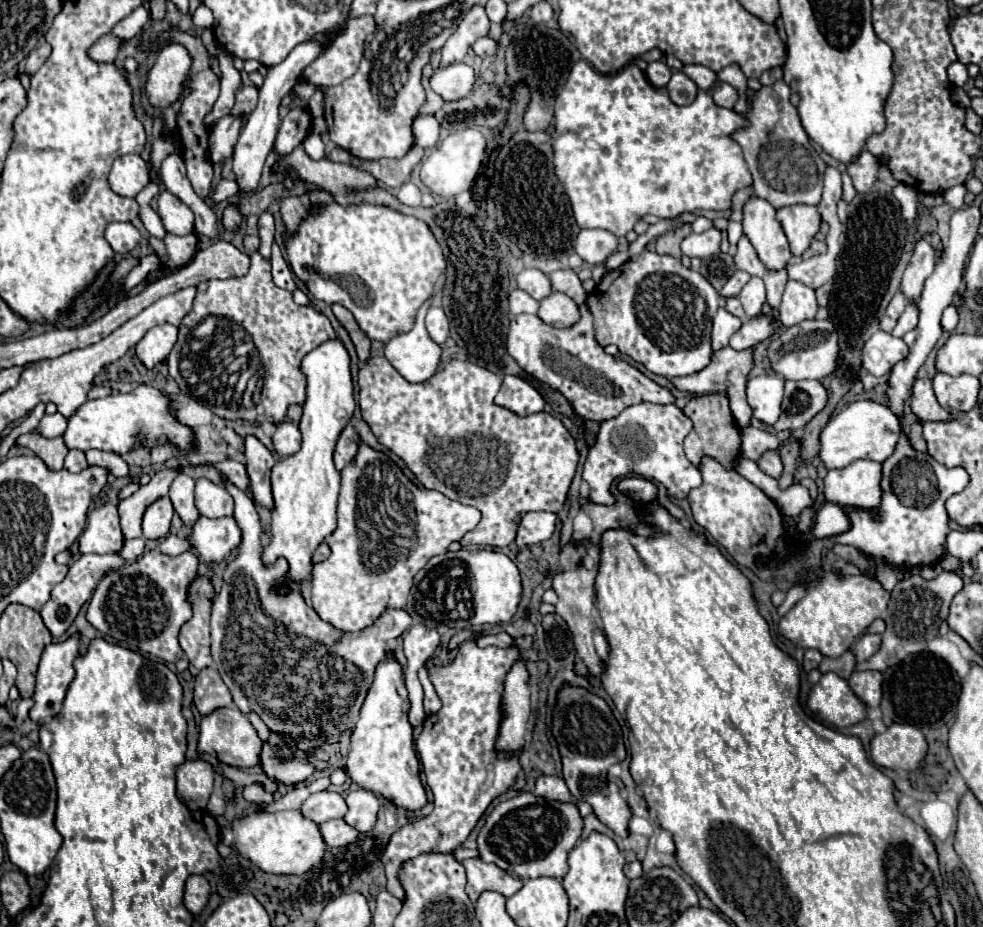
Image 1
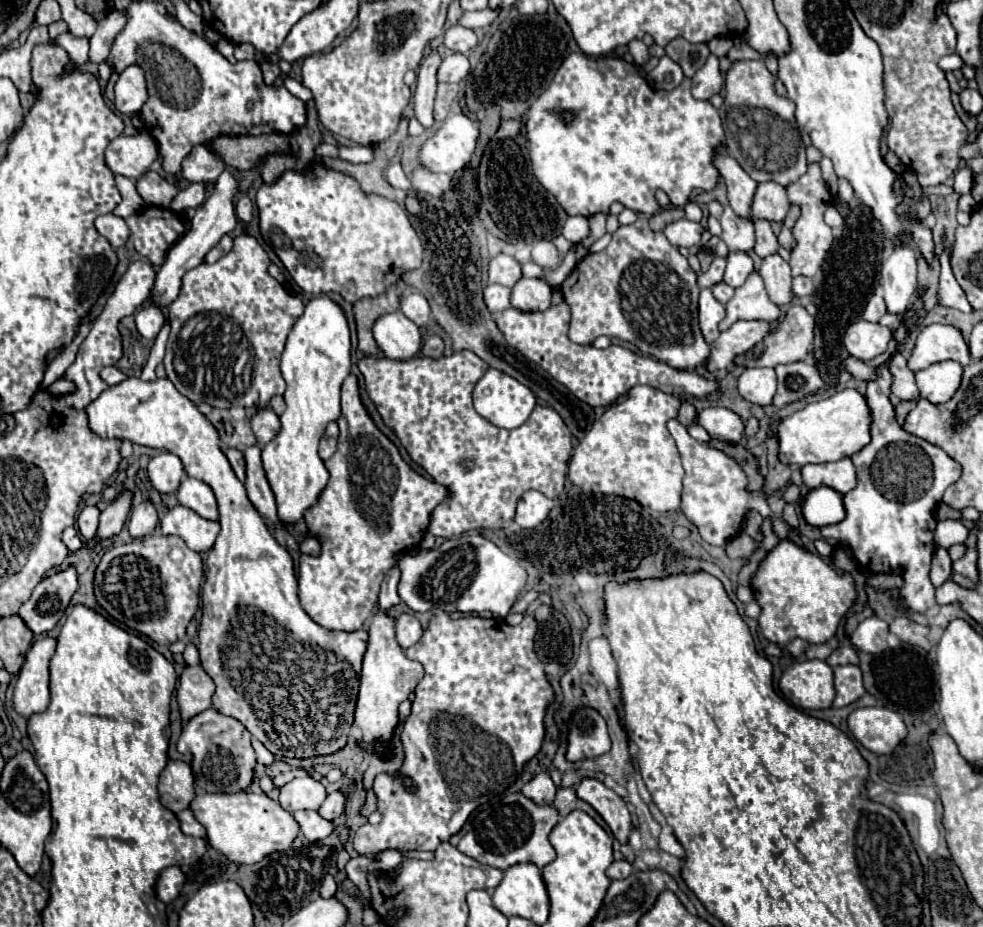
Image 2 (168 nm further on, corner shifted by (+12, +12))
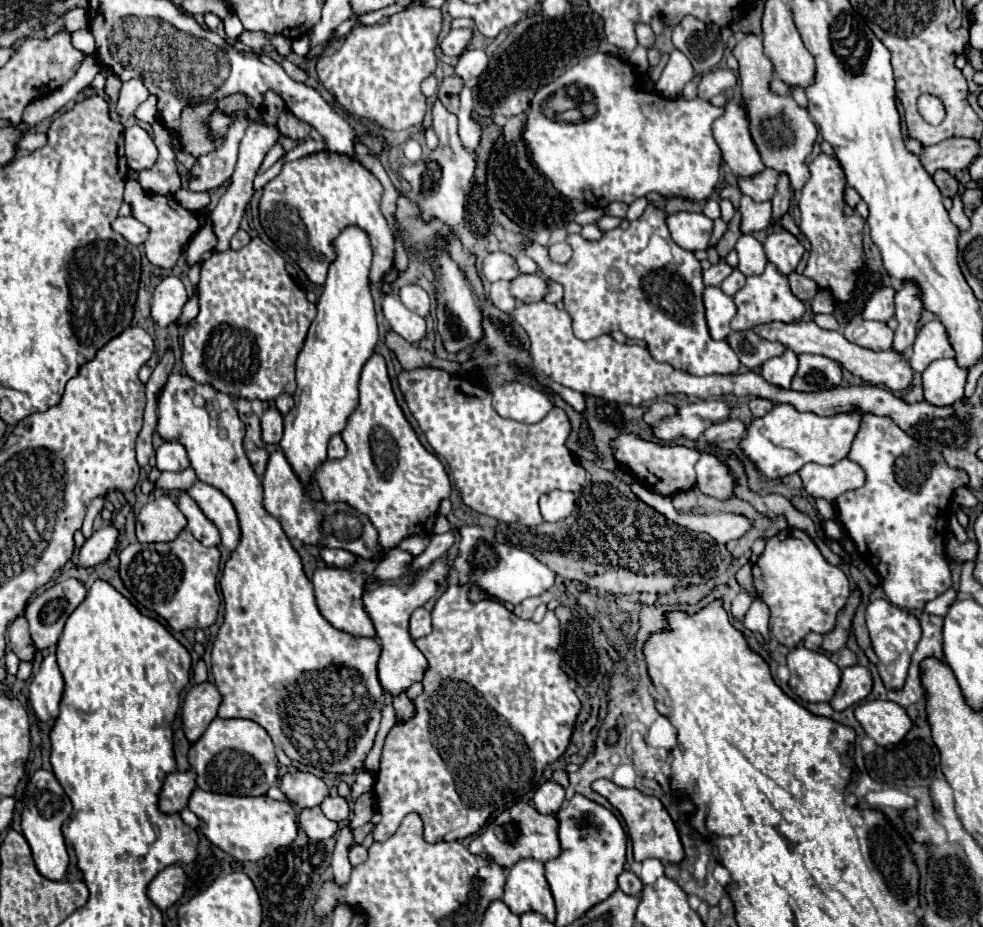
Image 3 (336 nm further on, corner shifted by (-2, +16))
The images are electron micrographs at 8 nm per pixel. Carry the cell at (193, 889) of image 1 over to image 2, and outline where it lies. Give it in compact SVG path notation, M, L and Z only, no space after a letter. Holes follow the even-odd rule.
M179 866L165 868L161 872L159 880L157 880L157 896L159 896L159 900L163 900L165 904L173 902L179 896L183 884L185 884L185 874L181 872Z

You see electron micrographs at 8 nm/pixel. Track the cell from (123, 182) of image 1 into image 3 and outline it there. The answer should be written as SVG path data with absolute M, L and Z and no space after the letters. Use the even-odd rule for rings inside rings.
M131 126L125 132L125 156L129 168L141 172L155 164L159 152L153 138L141 126Z

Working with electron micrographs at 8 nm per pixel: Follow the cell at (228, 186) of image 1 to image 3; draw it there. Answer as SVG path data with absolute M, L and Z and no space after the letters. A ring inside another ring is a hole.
M183 188L183 190L175 192L175 200L179 200L179 204L183 208L197 212L197 210L203 210L209 204L209 194L207 192L187 192Z

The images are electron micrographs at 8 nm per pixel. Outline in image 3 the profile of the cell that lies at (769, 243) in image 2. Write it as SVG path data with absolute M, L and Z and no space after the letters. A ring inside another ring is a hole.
M785 172L779 174L779 182L777 182L777 192L773 196L773 222L775 222L775 228L777 226L777 220L787 212L789 208L789 200L791 200L791 184L789 184L789 176Z

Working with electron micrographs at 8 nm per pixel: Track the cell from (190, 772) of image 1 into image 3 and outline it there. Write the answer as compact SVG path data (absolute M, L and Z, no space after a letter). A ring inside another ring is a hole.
M171 772L167 774L163 788L159 792L159 810L163 814L177 814L187 806L191 792L195 790L195 774L189 772Z

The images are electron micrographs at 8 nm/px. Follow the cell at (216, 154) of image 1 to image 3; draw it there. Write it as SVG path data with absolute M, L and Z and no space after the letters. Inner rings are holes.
M239 112L237 120L229 128L225 144L215 148L213 152L199 156L195 166L189 172L189 190L191 192L209 192L211 188L221 186L231 178L238 158L239 140L243 138L249 126L249 118Z

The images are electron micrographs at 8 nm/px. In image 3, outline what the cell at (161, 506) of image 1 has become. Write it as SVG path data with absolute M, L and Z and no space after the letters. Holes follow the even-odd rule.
M167 496L145 504L135 520L139 542L173 542L187 526L183 512Z

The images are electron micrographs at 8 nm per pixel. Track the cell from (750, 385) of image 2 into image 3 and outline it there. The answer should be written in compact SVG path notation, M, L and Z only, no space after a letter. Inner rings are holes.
M785 350L781 356L775 356L763 364L761 376L781 388L789 388L791 380L797 372L797 354L793 350Z

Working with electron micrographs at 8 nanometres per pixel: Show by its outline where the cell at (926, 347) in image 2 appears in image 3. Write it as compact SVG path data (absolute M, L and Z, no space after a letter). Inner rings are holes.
M931 320L917 330L913 352L909 356L909 366L913 368L913 372L923 372L933 360L953 356L955 350L951 348L947 334L943 332L943 326L937 320Z

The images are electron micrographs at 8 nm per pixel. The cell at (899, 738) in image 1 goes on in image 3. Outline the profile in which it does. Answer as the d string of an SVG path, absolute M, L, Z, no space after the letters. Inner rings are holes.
M867 700L865 704L859 704L855 708L855 718L863 726L865 734L879 746L897 744L911 728L907 712L889 700Z

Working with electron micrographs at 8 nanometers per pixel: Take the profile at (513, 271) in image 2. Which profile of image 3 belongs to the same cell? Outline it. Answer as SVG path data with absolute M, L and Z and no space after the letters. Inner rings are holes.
M491 252L483 260L483 276L489 282L497 280L513 280L519 276L519 270L515 268L515 258L505 252Z

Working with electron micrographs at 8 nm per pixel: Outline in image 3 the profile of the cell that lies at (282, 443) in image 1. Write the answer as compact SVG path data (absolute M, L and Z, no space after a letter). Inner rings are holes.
M277 408L265 410L265 414L261 416L261 430L265 444L279 444L279 440L283 438L283 416Z

